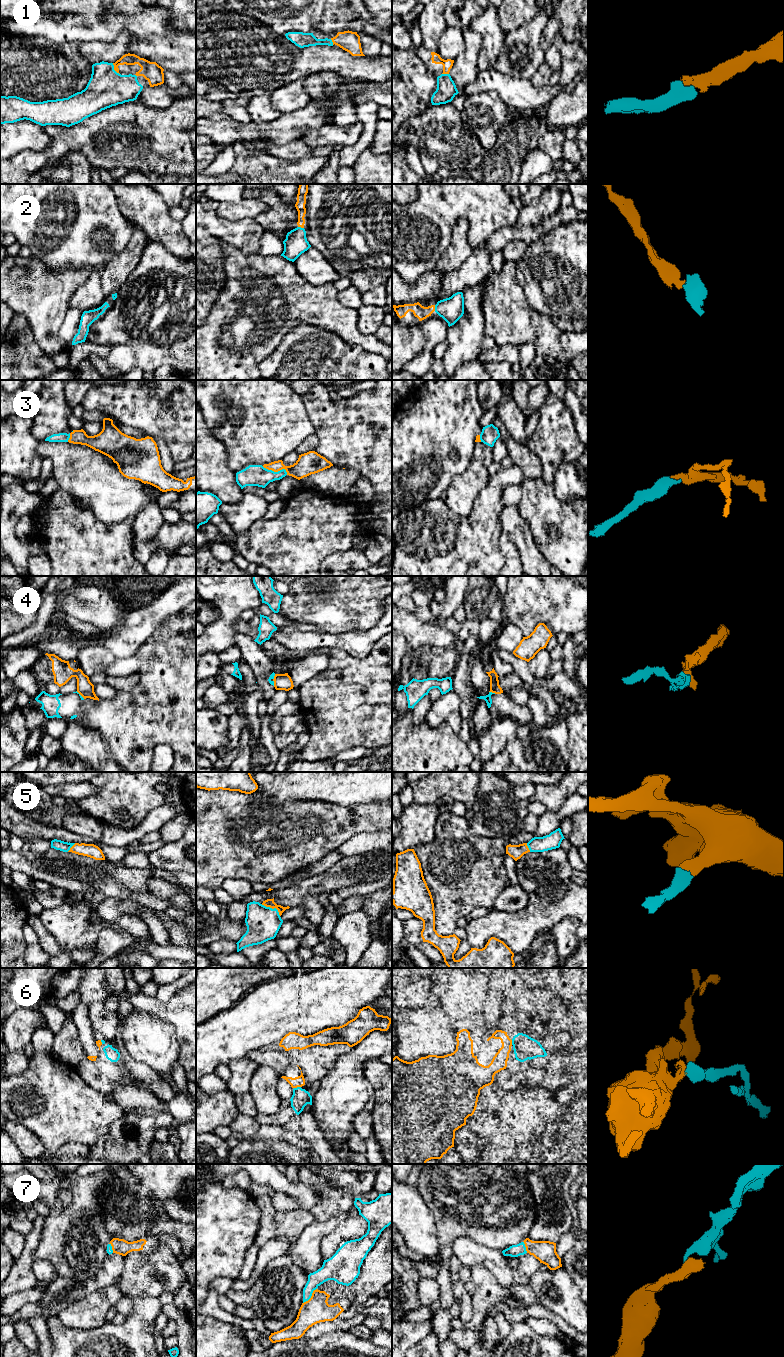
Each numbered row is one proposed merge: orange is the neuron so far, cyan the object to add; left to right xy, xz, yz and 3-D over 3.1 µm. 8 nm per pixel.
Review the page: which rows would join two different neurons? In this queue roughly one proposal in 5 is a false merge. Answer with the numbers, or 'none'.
4

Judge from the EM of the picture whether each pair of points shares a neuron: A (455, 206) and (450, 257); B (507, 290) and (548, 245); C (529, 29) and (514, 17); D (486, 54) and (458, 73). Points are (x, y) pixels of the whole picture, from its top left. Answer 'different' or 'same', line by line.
A: different
B: different
C: different
D: different

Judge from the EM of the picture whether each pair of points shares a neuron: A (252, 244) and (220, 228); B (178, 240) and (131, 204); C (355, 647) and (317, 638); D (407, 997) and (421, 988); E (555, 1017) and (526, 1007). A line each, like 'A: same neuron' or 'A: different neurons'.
A: same neuron
B: same neuron
C: same neuron
D: same neuron
E: same neuron

